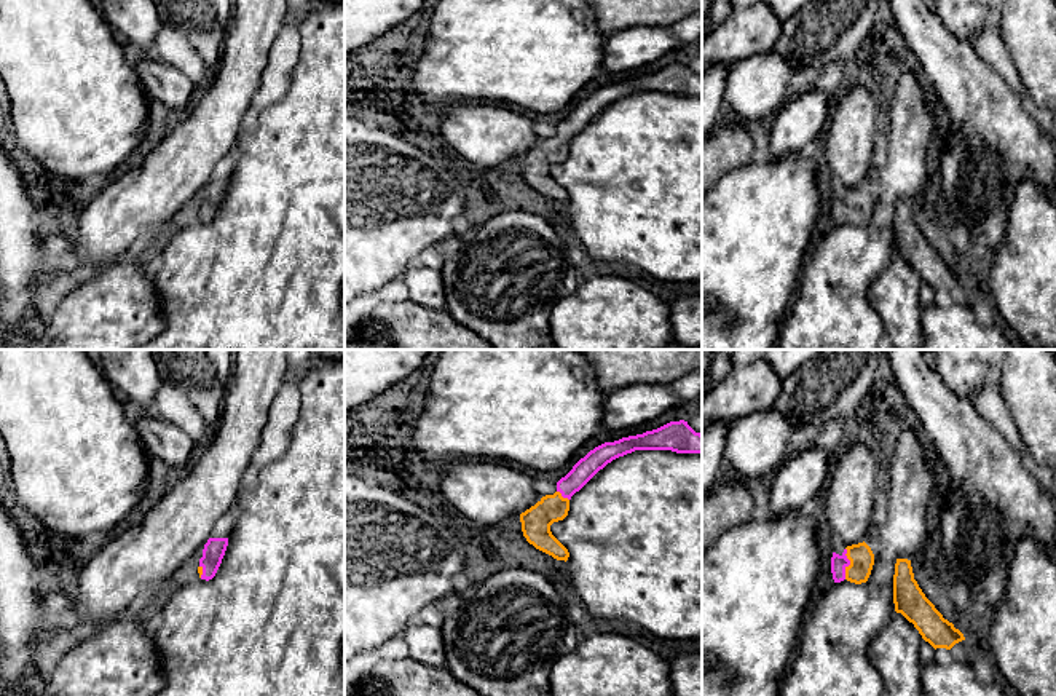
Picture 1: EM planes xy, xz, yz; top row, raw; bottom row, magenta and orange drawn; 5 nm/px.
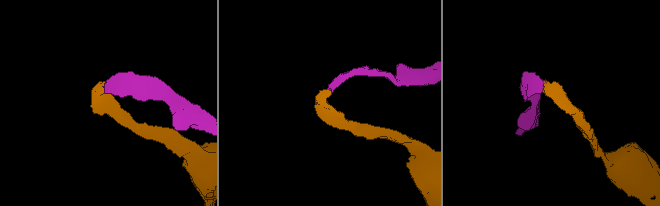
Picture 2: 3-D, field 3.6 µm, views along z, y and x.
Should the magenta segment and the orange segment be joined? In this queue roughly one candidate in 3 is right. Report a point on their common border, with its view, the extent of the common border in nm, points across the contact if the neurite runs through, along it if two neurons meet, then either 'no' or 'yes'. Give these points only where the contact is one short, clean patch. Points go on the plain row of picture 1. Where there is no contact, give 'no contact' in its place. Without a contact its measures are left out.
meets magenta in yz at (849, 206); contact 160 nm long; runs through yz (838, 205), (849, 206), (862, 201); yes

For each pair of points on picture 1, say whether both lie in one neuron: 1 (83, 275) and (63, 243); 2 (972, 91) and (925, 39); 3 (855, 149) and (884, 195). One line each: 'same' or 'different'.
1: same
2: same
3: different

